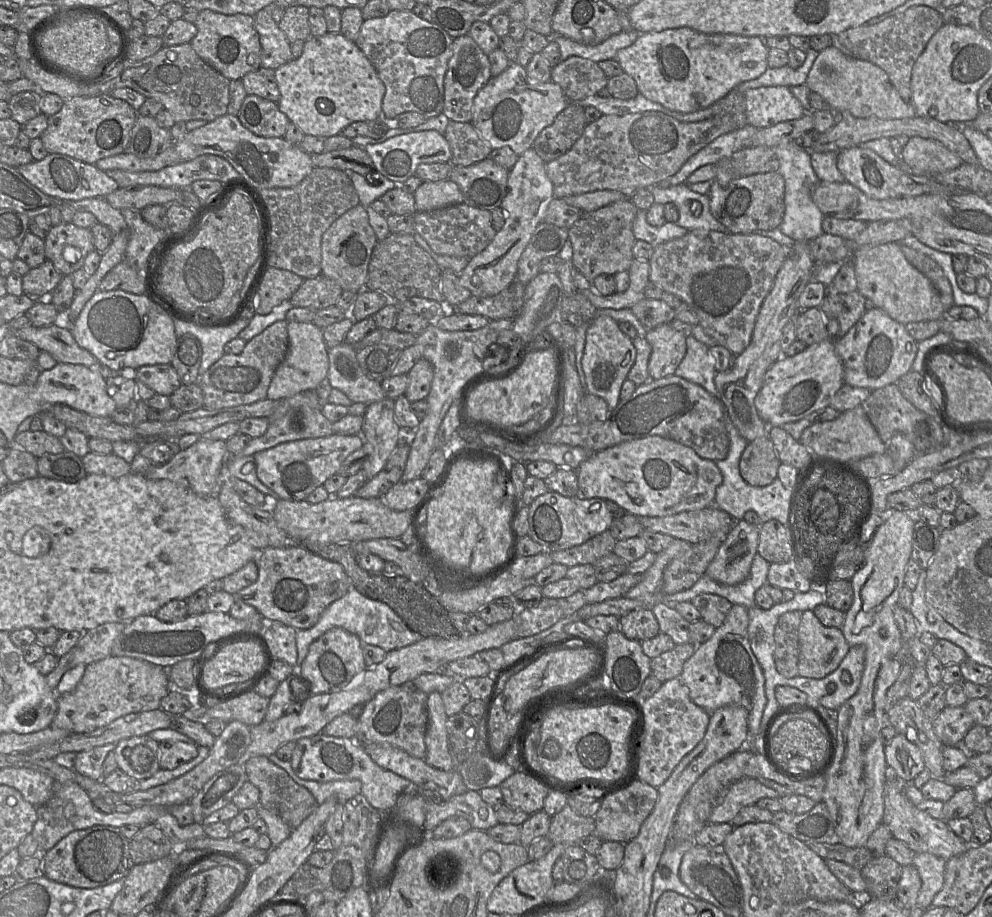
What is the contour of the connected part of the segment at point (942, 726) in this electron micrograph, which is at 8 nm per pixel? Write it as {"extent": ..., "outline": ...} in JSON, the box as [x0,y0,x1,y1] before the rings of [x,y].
{"extent":[932,706,974,747],"outline":[[[946,706],[932,719],[933,730],[944,747],[962,747],[963,738],[974,724],[973,717],[964,707]]]}

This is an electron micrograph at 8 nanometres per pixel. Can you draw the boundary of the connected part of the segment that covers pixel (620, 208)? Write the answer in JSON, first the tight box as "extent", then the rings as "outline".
{"extent":[567,199,637,283],"outline":[[[624,199],[595,211],[582,212],[580,218],[567,230],[572,246],[572,265],[590,283],[601,274],[615,275],[629,270],[634,260],[632,249],[636,239],[633,223],[637,211],[630,199]]]}

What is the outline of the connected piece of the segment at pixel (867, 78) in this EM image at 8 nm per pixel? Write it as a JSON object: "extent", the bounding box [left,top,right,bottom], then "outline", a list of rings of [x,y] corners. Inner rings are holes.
{"extent":[805,46,916,119],"outline":[[[833,46],[819,52],[805,85],[811,92],[821,95],[834,112],[850,113],[857,118],[903,119],[916,116],[911,102],[901,98],[883,69],[869,61],[851,58]]]}

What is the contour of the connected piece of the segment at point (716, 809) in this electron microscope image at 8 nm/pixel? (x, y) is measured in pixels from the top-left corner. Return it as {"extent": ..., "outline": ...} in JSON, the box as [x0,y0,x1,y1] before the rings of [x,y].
{"extent":[708,778,780,823],"outline":[[[753,778],[740,779],[726,789],[722,798],[713,807],[708,822],[729,823],[742,808],[756,804],[762,798],[780,798],[780,796],[778,791]]]}

